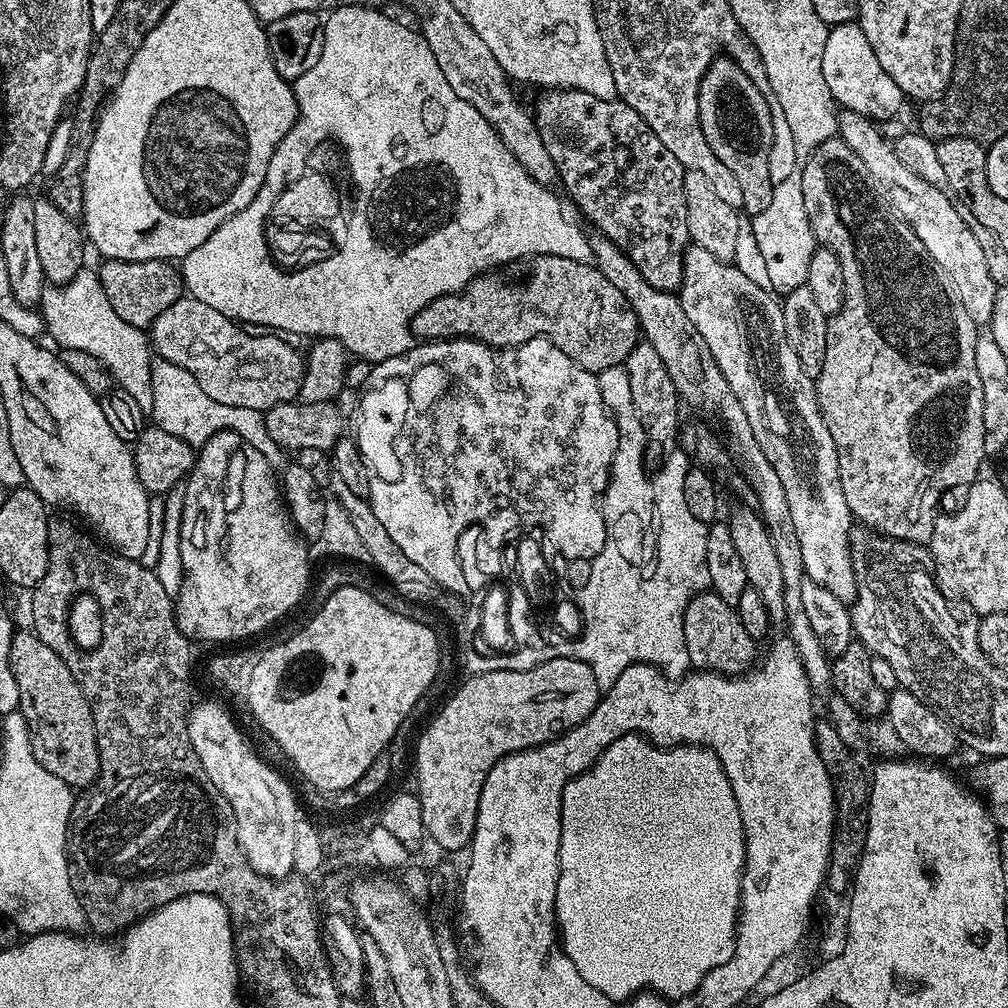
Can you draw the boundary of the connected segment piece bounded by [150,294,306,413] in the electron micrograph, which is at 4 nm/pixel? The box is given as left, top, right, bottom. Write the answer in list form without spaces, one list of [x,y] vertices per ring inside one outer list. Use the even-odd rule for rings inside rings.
[[[185,294],[150,325],[150,343],[159,359],[190,370],[214,402],[265,413],[276,404],[299,397],[306,360],[302,352],[284,341],[287,339],[276,334],[255,336],[252,332],[214,306]]]

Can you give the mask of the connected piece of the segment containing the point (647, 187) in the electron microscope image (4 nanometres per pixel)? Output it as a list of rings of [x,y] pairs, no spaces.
[[[550,88],[541,91],[539,94],[541,96],[537,98],[536,108],[534,107],[536,129],[539,130],[546,151],[548,151],[554,162],[559,183],[564,183],[569,198],[580,207],[581,214],[597,228],[596,232],[601,237],[615,243],[636,264],[638,271],[644,275],[646,283],[651,284],[658,290],[675,293],[679,289],[684,273],[684,251],[690,246],[688,223],[686,222],[686,194],[684,193],[685,167],[679,164],[678,159],[674,158],[670,151],[666,150],[650,126],[644,124],[641,116],[623,100],[619,98],[615,100],[594,98],[594,94],[586,94],[577,88]]]

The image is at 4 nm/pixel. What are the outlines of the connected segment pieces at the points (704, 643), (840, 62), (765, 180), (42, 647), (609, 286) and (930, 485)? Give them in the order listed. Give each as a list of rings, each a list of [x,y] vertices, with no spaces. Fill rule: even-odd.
[[[700,592],[686,606],[685,638],[693,669],[711,670],[721,674],[744,674],[757,663],[757,637],[748,633],[746,626],[742,626],[740,613],[717,592]]]
[[[859,23],[834,24],[829,27],[822,54],[822,74],[832,99],[841,109],[856,112],[869,121],[888,120],[906,103],[903,90],[898,82],[894,82],[894,78],[890,78],[890,74],[886,74],[886,70],[882,70],[878,54],[874,54]]]
[[[717,58],[712,61],[712,65],[708,67],[700,83],[698,114],[700,115],[700,131],[705,135],[706,142],[710,144],[711,150],[719,161],[738,178],[739,185],[742,186],[743,211],[749,217],[762,214],[762,210],[770,206],[774,187],[772,182],[772,139],[774,138],[772,107],[766,102],[764,92],[758,90],[758,86],[754,86],[752,79],[736,65],[735,60]]]
[[[31,630],[15,633],[9,658],[21,695],[18,710],[28,723],[34,758],[74,790],[91,789],[100,777],[96,716],[87,694],[80,689],[76,675],[68,669],[64,659]]]
[[[526,256],[523,260],[512,260],[508,264],[502,264],[498,268],[492,269],[490,272],[483,272],[481,276],[469,282],[461,292],[451,292],[448,296],[440,296],[434,302],[430,302],[422,310],[418,310],[418,314],[412,319],[410,325],[413,333],[417,337],[420,336],[424,340],[444,340],[449,338],[471,338],[473,340],[481,340],[484,344],[493,346],[511,346],[513,344],[524,344],[524,336],[520,336],[520,332],[524,332],[524,328],[532,328],[532,333],[536,336],[536,328],[540,328],[540,336],[547,336],[553,340],[559,348],[562,349],[570,358],[574,358],[574,362],[586,370],[600,373],[607,368],[615,368],[623,365],[625,358],[630,354],[630,350],[637,343],[632,341],[632,318],[635,313],[626,306],[626,299],[623,293],[618,290],[618,286],[610,282],[606,278],[604,271],[601,271],[595,263],[589,262],[583,264],[574,258],[562,258],[561,256]]]
[[[833,138],[822,142],[806,157],[805,164],[808,165],[805,168],[803,165],[798,175],[802,182],[802,198],[808,221],[812,224],[812,233],[821,245],[834,249],[838,254],[838,262],[842,262],[844,279],[844,304],[833,316],[827,317],[825,360],[822,362],[820,372],[814,376],[816,401],[826,430],[830,430],[830,438],[834,438],[834,446],[838,454],[842,494],[846,498],[849,512],[861,525],[892,539],[905,540],[907,544],[928,546],[932,543],[934,522],[938,512],[936,503],[939,502],[940,495],[947,488],[973,483],[981,475],[980,463],[986,459],[982,378],[978,378],[978,366],[972,367],[972,330],[978,325],[968,324],[970,314],[960,312],[960,308],[952,308],[952,304],[944,300],[944,292],[940,292],[940,284],[932,280],[932,268],[928,268],[928,264],[924,264],[924,256],[920,256],[922,242],[916,237],[912,228],[890,211],[880,192],[872,196],[872,190],[876,185],[870,170],[866,170],[864,163],[853,154],[847,139]]]

